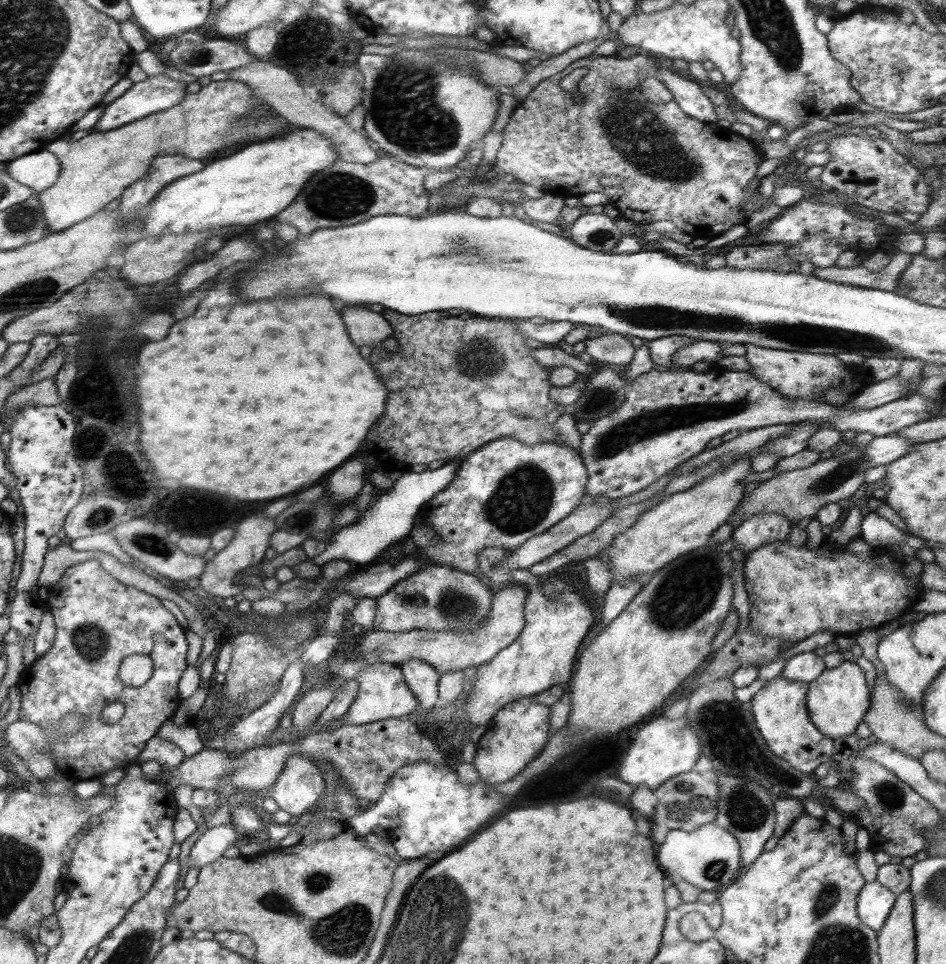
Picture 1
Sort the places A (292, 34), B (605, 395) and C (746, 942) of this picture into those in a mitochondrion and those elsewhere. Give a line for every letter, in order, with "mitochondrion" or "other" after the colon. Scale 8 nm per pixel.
A: mitochondrion
B: mitochondrion
C: other

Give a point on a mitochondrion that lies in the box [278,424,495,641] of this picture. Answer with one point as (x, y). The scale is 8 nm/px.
(457, 606)

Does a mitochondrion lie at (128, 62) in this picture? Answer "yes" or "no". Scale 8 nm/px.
no

